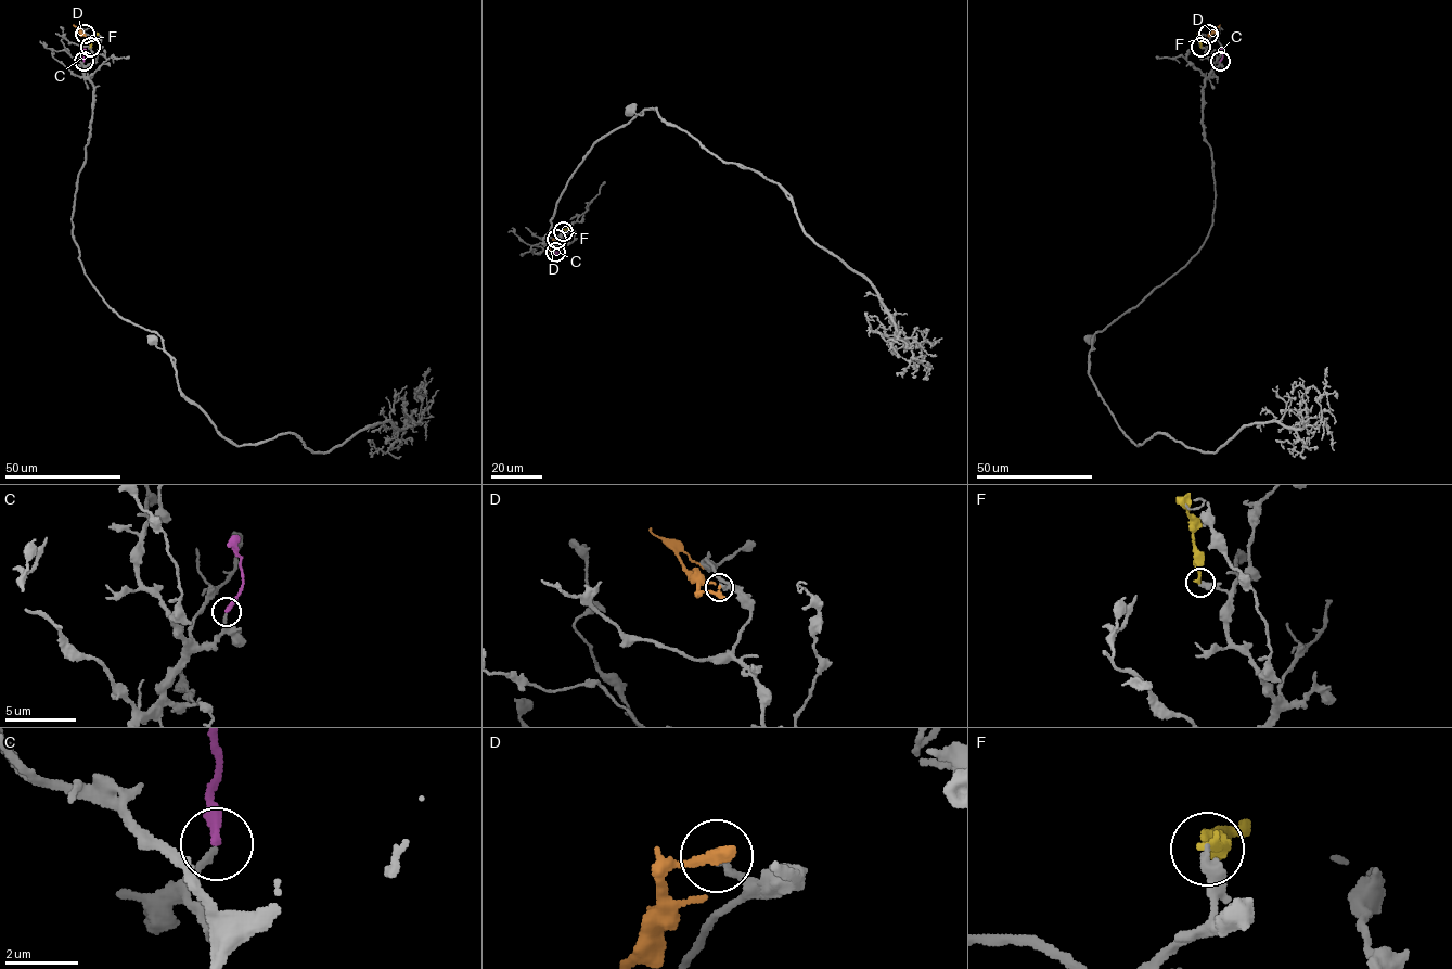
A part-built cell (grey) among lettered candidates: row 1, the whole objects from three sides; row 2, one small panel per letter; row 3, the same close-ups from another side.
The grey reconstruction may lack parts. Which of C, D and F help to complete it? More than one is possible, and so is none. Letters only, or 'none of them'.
C

